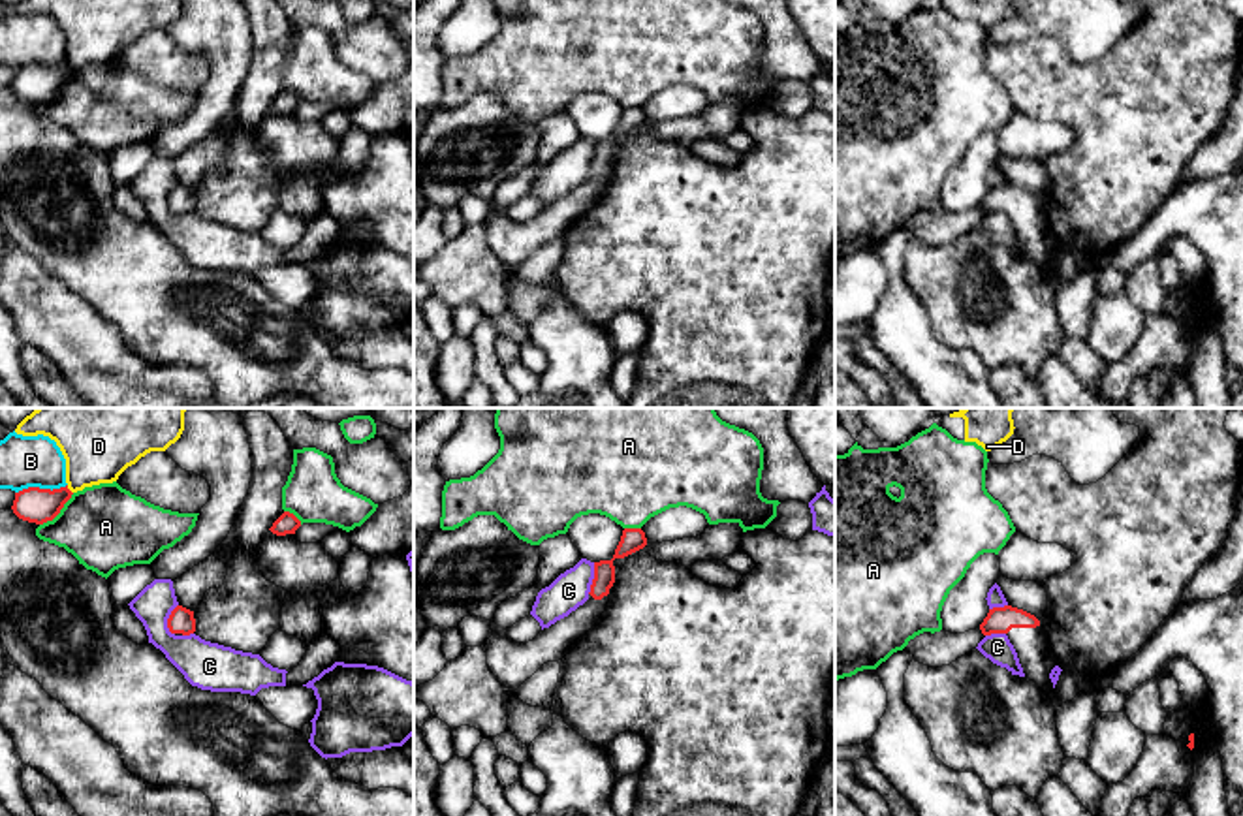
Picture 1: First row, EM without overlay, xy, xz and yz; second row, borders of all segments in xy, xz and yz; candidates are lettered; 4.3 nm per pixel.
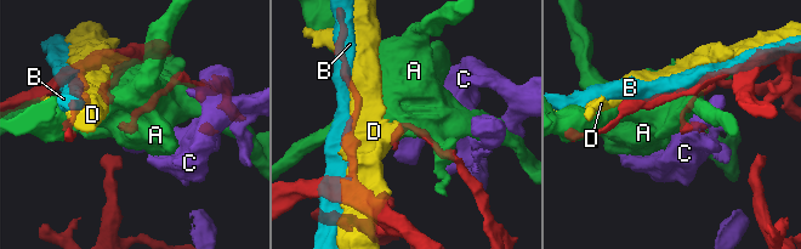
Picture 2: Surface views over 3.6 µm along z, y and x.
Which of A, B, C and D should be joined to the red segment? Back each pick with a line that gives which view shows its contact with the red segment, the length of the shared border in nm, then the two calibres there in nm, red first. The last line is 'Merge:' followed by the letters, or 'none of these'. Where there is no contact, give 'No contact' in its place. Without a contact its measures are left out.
Merge: none of these

